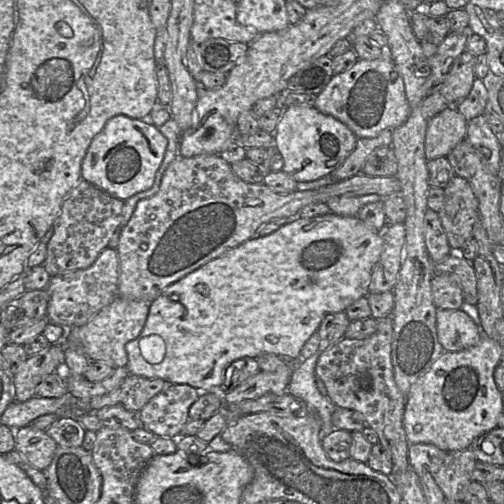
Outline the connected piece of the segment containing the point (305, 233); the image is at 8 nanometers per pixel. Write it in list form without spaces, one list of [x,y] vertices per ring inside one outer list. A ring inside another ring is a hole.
[[[332,212],[323,216],[300,218],[281,226],[269,235],[251,238],[171,284],[151,303],[142,332],[136,339],[125,345],[128,356],[126,367],[131,375],[160,378],[168,384],[187,384],[195,389],[209,390],[214,386],[222,385],[226,367],[243,357],[256,358],[261,354],[272,353],[291,363],[300,362],[300,352],[304,344],[314,332],[318,331],[327,314],[345,311],[349,305],[367,296],[372,269],[380,257],[382,246],[381,232],[367,225],[358,216],[341,216]]]

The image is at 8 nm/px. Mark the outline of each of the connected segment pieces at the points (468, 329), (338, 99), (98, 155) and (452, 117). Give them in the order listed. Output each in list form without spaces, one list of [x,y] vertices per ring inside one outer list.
[[[441,309],[436,311],[438,340],[445,351],[460,351],[476,345],[482,330],[469,315],[461,309]]]
[[[380,47],[382,55],[373,60],[357,59],[348,69],[335,74],[317,95],[315,108],[344,123],[357,138],[379,135],[384,129],[394,129],[410,114],[404,82],[392,60],[389,47]]]
[[[118,115],[104,125],[93,138],[81,163],[81,180],[85,180],[111,197],[126,201],[150,189],[154,183],[168,141],[159,128],[141,119]]]
[[[448,107],[429,118],[424,141],[426,159],[447,156],[466,138],[467,122],[456,107]]]

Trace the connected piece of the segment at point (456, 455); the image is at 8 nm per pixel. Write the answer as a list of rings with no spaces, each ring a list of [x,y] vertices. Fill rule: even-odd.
[[[409,444],[408,459],[410,466],[417,473],[430,473],[441,491],[445,500],[462,502],[462,490],[471,481],[471,472],[477,462],[476,456],[471,449],[461,451],[444,451],[432,444]]]

